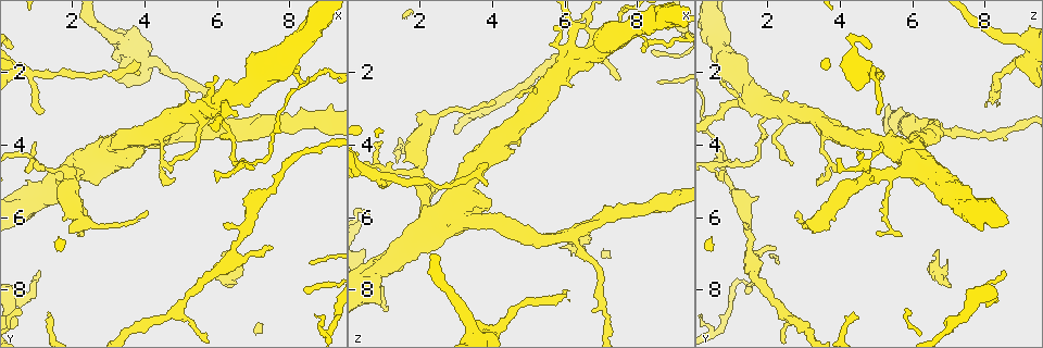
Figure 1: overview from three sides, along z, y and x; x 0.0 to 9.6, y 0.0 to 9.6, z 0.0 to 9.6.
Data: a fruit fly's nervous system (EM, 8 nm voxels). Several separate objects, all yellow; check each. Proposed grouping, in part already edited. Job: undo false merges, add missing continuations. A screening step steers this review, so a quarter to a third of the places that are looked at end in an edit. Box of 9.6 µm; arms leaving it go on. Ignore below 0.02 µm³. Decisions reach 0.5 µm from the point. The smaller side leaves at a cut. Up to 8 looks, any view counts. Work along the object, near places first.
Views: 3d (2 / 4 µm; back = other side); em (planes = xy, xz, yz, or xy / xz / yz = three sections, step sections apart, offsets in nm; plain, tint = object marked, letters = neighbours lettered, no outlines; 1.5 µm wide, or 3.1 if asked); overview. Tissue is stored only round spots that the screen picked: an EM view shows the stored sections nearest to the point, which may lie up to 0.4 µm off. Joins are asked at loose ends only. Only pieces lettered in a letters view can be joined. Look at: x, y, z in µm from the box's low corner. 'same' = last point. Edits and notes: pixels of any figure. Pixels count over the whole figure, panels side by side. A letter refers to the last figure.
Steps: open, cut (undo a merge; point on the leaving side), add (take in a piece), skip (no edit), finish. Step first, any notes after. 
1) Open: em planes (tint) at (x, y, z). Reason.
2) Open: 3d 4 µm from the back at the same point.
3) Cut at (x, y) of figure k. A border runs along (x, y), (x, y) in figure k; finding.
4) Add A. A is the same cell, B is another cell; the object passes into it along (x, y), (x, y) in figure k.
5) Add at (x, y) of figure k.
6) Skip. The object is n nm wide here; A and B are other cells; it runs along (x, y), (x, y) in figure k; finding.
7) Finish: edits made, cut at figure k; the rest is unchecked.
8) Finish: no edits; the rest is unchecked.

Open: 3d 4 µm at (4.30, 1.65, 8.90). Thick turns thin.

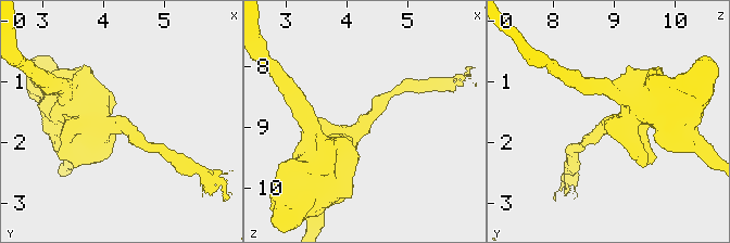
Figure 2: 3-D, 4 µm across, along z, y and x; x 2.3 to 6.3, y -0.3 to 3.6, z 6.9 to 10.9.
Open: em xz step 8 (letters) at (4.30, 1.70, 8.85). The arms are 170, 550 nm wide; now the EM.

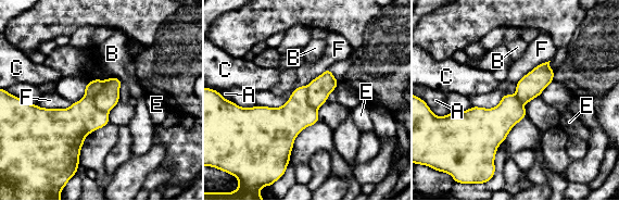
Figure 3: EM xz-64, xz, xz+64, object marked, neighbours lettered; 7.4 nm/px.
Cut at (109, 96) of figure 3. The longest contact is with F, 600 nm; A, B, C, E and F are other cells; a second cell is stuck on.

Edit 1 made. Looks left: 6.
Open: overview.

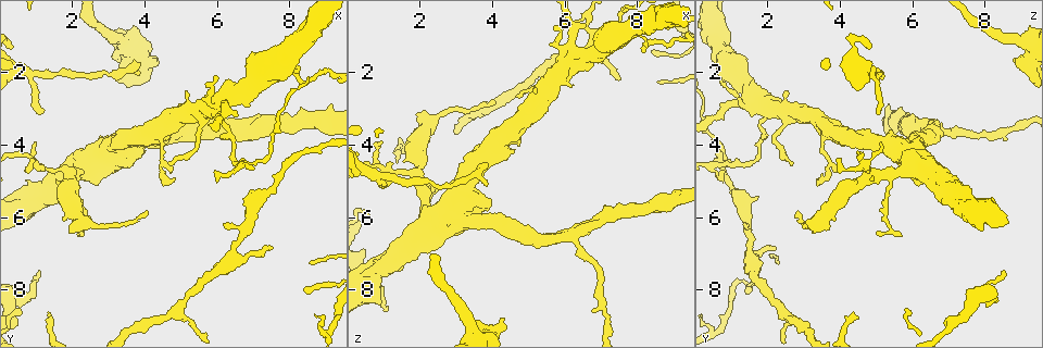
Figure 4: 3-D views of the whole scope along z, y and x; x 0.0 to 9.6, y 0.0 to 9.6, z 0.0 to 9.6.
Open: 3d 4 µm from the back at (3.85, 1.80, 4.55). An open end.

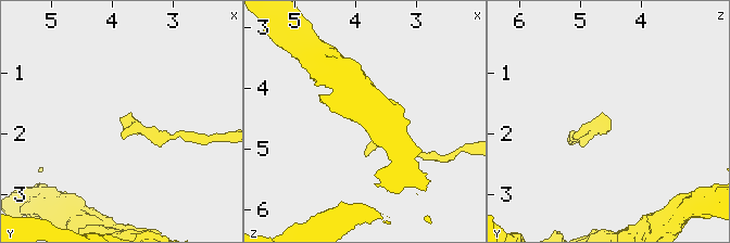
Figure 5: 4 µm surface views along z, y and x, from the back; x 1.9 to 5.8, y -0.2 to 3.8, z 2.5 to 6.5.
Open: em yz step 4 (letters) at (3.85, 1.80, 4.55).

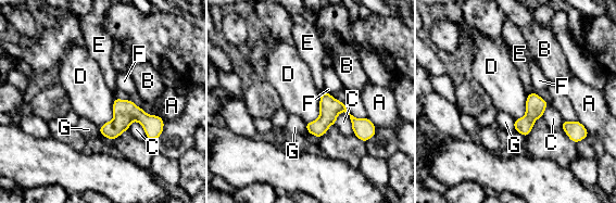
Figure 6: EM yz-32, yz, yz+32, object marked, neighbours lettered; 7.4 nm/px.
Open: em planes (letters) at the same point. Cut it another way.

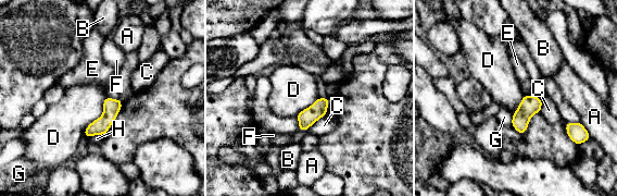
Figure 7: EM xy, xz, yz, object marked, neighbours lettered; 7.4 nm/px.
Skip. A, B, C, D, E, F, G and H are other cells; a border runs along (513, 113), (511, 124) in figure 7; none of them fits.

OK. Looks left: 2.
Finish: edits made, cut at figure 3; the rest is unchecked.

